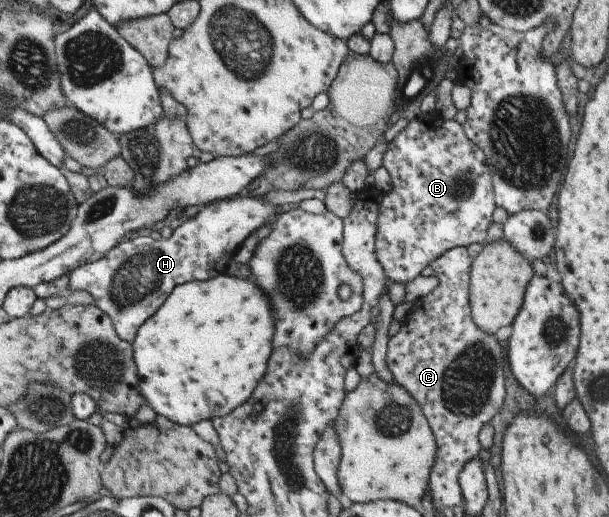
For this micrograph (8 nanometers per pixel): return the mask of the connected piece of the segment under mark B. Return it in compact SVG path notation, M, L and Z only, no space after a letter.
M438 114L417 117L389 142L387 151L381 156L383 167L393 183L392 191L385 195L380 207L380 220L376 252L392 282L405 284L423 273L423 269L441 257L446 251L471 243L484 244L487 225L495 209L492 185L492 167L486 163L482 149L463 135L459 121L444 119Z

